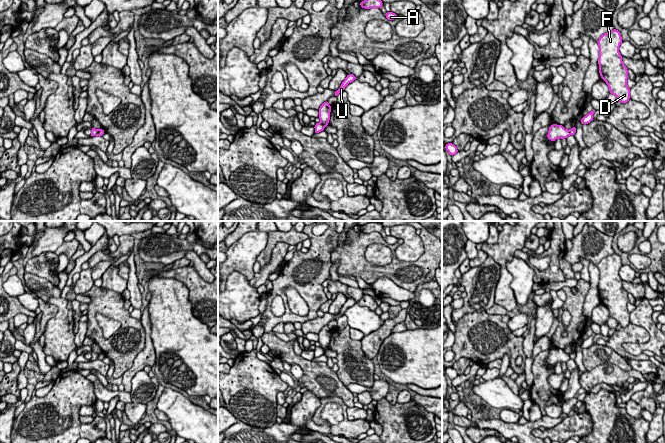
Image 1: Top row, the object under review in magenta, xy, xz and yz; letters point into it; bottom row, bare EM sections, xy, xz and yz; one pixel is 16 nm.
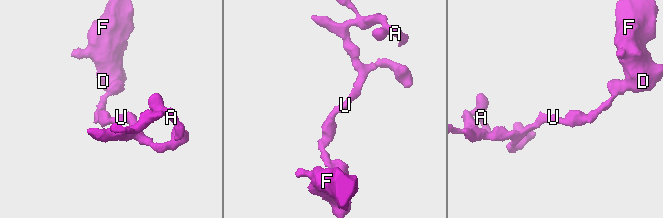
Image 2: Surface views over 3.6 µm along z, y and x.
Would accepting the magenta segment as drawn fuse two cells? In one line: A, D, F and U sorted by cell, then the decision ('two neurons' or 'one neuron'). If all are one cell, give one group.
groups A U / D F; two neurons

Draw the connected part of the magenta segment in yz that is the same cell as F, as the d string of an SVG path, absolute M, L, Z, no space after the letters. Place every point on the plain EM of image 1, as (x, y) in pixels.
M615 252L603 258L597 265L599 270L599 297L600 301L609 311L610 318L617 321L618 325L622 328L630 324L630 312L627 309L628 293L622 285L622 279L619 276L620 268L623 266L621 257Z

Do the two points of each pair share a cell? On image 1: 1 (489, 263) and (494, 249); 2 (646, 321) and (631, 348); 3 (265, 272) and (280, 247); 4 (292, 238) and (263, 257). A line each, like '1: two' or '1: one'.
1: two
2: one
3: one
4: one

